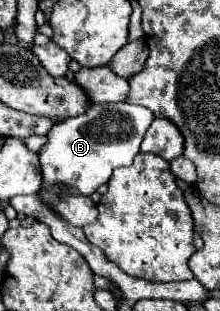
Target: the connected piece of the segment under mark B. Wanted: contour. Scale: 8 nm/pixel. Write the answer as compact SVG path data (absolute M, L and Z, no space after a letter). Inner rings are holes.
M131 103L91 105L87 113L57 123L47 133L47 143L39 151L43 191L53 191L57 199L65 193L91 195L99 185L107 183L113 169L131 165L139 153L141 139L155 115L147 107Z

